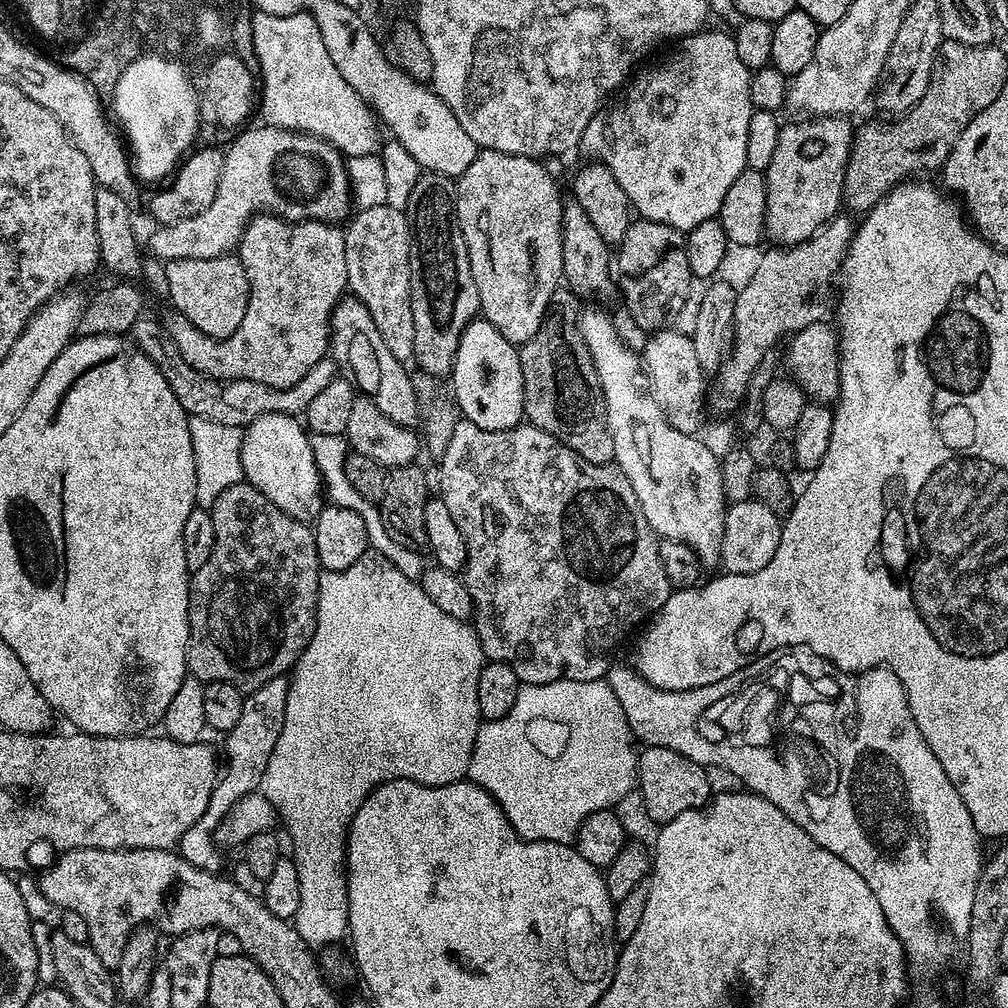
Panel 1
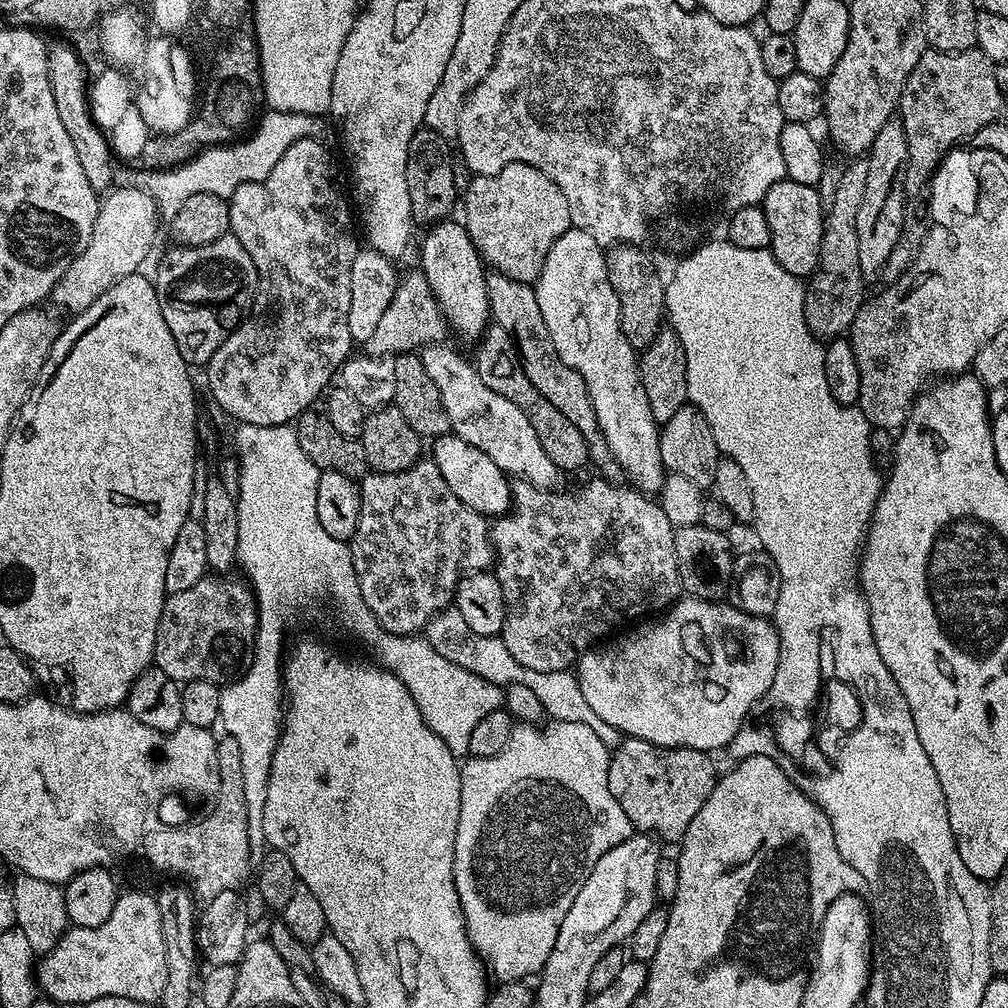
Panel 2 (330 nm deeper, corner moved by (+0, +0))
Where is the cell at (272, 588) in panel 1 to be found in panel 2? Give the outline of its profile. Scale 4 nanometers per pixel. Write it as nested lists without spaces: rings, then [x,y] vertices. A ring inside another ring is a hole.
[[[205,575],[190,590],[171,593],[164,601],[152,658],[155,668],[181,686],[195,680],[220,684],[220,672],[236,678],[250,666],[256,645],[256,594],[243,579],[228,579]]]

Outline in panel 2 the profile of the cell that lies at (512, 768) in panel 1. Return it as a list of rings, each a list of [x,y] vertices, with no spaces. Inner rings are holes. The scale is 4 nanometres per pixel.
[[[552,720],[543,726],[533,726],[531,723],[521,723],[519,726],[513,727],[510,734],[510,742],[506,742],[506,746],[498,754],[493,756],[478,756],[469,759],[467,763],[460,769],[460,785],[462,786],[462,802],[460,803],[460,813],[458,814],[458,830],[456,831],[456,841],[454,842],[454,886],[458,892],[460,899],[460,908],[464,911],[464,929],[468,932],[468,940],[477,956],[484,961],[487,971],[493,977],[497,976],[500,982],[524,982],[529,978],[535,977],[546,966],[546,958],[550,958],[550,950],[554,950],[554,942],[558,938],[558,930],[562,926],[562,918],[566,918],[566,914],[570,910],[570,906],[574,906],[574,898],[578,898],[578,890],[582,890],[582,886],[586,882],[588,872],[598,862],[598,858],[602,858],[602,854],[606,854],[606,850],[610,850],[614,846],[618,846],[626,839],[633,835],[634,829],[630,818],[626,818],[626,810],[622,810],[622,806],[618,806],[618,802],[614,798],[614,794],[610,794],[610,786],[608,785],[608,758],[610,750],[602,742],[602,738],[598,738],[598,734],[594,734],[594,730],[590,730],[590,726],[579,724],[578,722],[562,722],[561,720]]]

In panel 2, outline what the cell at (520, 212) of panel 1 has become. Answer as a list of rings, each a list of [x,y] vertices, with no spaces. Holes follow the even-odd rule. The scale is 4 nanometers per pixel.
[[[508,164],[498,170],[498,174],[473,175],[471,179],[468,189],[465,192],[463,189],[462,192],[462,223],[474,246],[480,251],[480,259],[495,271],[523,284],[532,284],[540,276],[546,254],[550,254],[554,242],[572,227],[572,211],[566,202],[566,194],[562,194],[562,190],[558,190],[556,183],[546,174],[542,174],[542,170],[529,164]]]

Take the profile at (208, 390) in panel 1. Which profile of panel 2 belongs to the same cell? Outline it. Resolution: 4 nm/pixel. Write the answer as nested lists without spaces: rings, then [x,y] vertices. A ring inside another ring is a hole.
[[[413,270],[399,277],[396,293],[392,299],[392,308],[378,322],[374,334],[362,342],[362,352],[365,356],[394,356],[412,354],[423,350],[430,344],[443,344],[449,339],[448,320],[444,317],[440,303],[430,290],[430,282],[426,282],[423,272]],[[400,308],[400,312],[396,312]]]

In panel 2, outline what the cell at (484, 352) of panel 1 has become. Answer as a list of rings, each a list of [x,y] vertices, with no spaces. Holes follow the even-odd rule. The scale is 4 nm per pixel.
[[[445,218],[439,224],[433,224],[427,229],[424,236],[424,245],[420,248],[419,271],[423,272],[426,282],[430,282],[430,290],[436,301],[440,303],[440,309],[448,320],[448,327],[456,332],[464,340],[479,341],[484,335],[489,323],[488,295],[486,294],[486,265],[480,259],[480,251],[474,246],[470,234],[465,230],[459,219]]]

